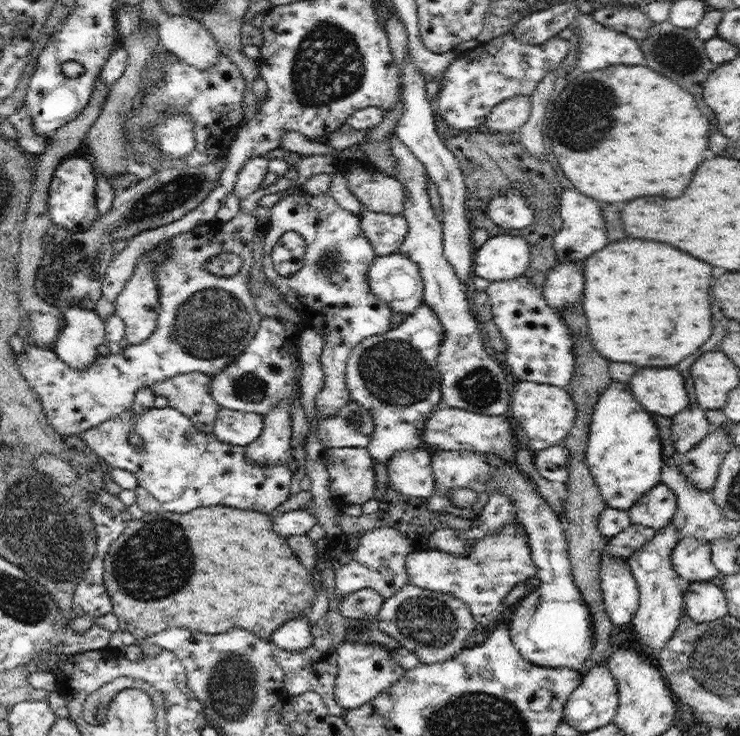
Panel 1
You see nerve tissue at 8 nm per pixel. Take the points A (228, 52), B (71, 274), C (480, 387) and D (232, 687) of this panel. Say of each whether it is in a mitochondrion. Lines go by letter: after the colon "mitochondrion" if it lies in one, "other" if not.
A: other
B: mitochondrion
C: mitochondrion
D: mitochondrion

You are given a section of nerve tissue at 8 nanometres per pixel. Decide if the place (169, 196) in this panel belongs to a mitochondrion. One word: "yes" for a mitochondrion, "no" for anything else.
yes

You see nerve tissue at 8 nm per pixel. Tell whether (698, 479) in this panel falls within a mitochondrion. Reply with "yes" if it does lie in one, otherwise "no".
no

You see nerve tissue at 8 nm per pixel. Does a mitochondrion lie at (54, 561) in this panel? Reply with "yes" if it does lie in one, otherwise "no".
yes

